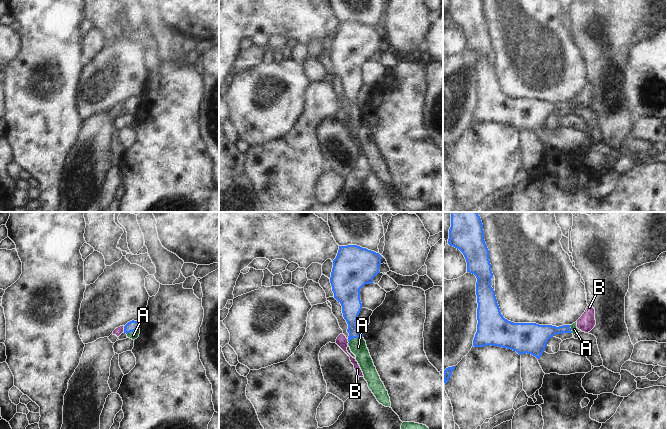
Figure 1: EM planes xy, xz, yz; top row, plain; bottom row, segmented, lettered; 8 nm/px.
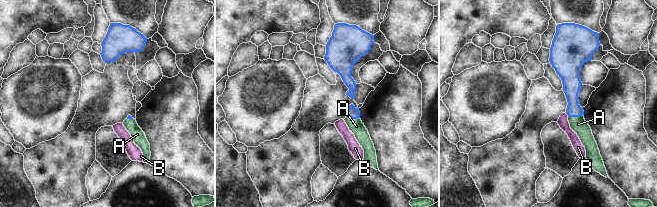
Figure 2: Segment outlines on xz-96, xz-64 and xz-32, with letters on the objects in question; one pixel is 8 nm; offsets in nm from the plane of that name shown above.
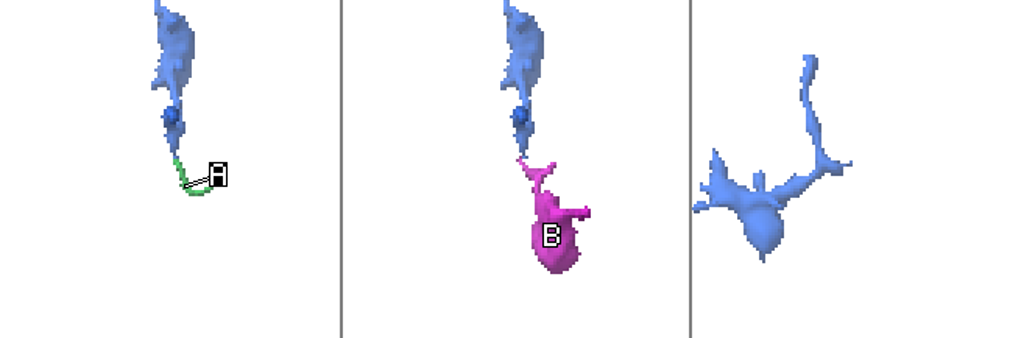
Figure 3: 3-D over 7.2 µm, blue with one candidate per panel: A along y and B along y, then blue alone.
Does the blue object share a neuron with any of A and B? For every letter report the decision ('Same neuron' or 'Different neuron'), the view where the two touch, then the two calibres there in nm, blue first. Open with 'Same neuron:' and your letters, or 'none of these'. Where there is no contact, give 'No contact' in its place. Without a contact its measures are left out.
Same neuron: A
A: Same neuron. Touches blue in xz. Thickness 160 nm (blue) against 140 nm
B: Different neuron. Touches blue in xy. Thickness 90 nm (blue) against 70 nm.

